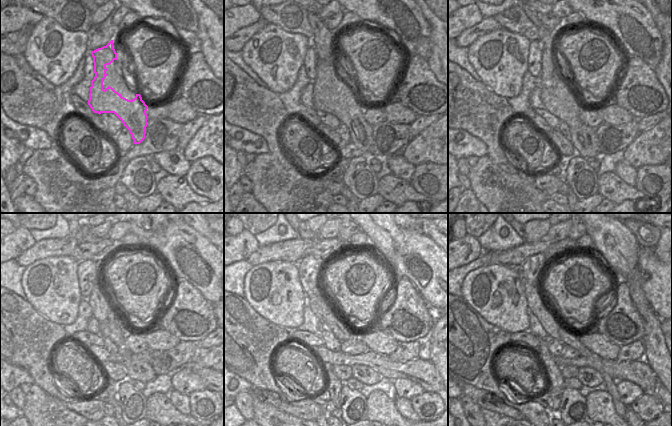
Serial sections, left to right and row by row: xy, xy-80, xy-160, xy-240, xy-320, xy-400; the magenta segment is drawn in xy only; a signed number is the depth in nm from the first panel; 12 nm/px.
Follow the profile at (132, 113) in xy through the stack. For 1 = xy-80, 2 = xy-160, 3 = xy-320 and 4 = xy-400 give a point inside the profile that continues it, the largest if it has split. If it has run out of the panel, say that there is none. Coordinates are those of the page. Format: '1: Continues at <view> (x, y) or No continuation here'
1: Continues at xy-80 (349, 112)
2: Continues at xy-160 (583, 138)
3: Continues at xy-320 (367, 376)
4: Continues at xy-400 (590, 377).

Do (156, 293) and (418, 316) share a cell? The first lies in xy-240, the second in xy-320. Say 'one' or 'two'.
one

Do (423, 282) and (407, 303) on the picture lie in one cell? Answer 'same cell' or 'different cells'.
different cells

